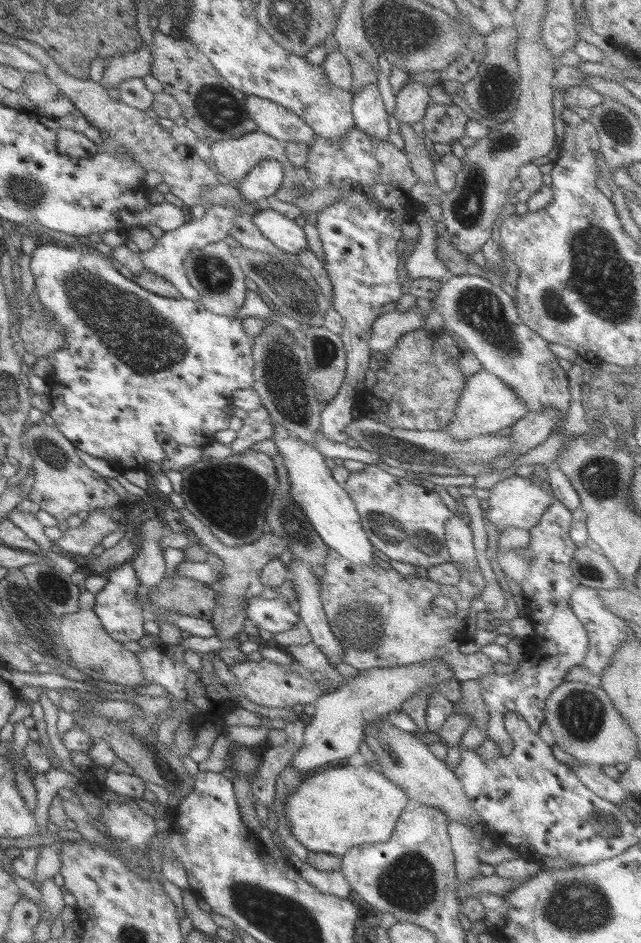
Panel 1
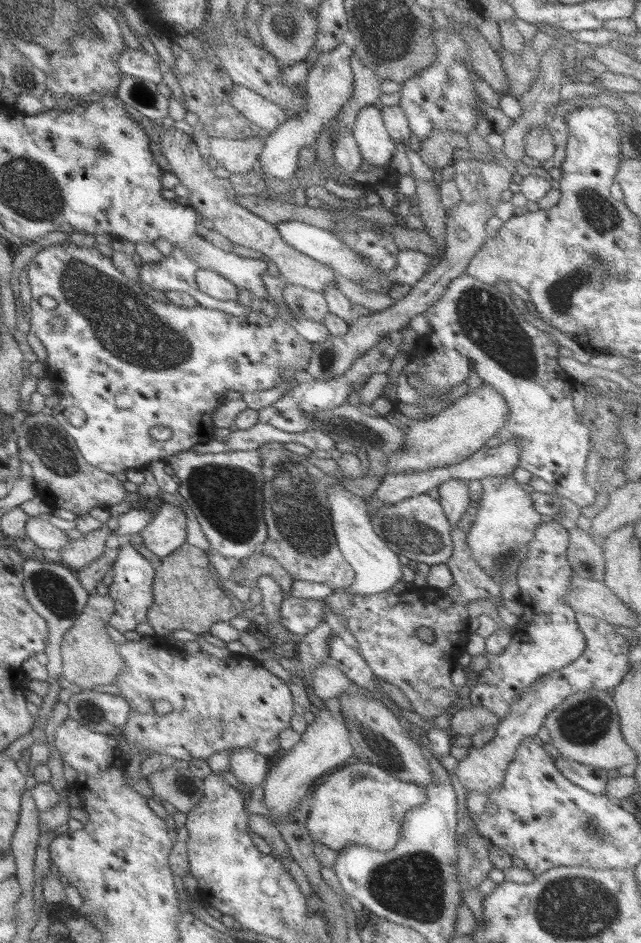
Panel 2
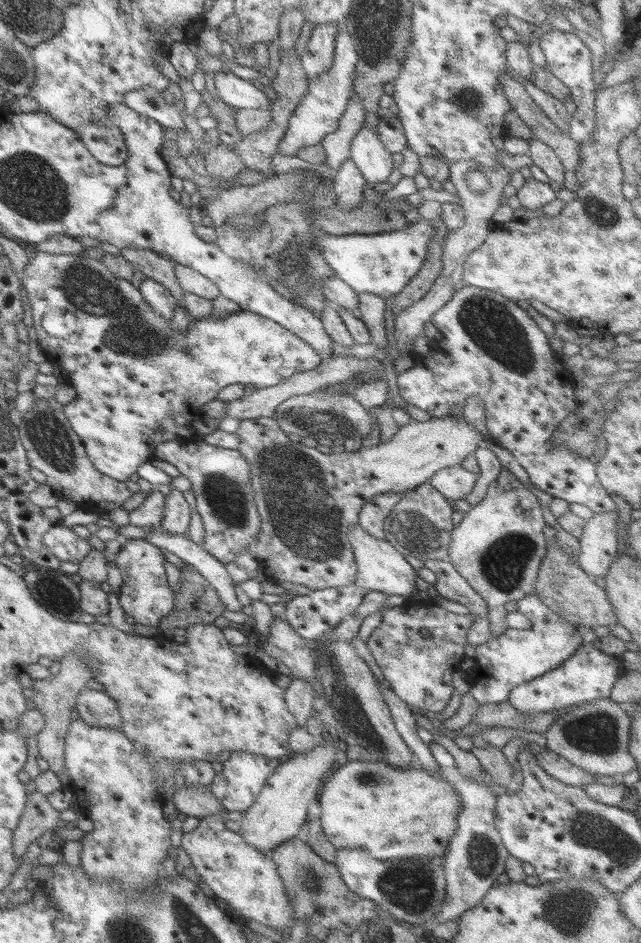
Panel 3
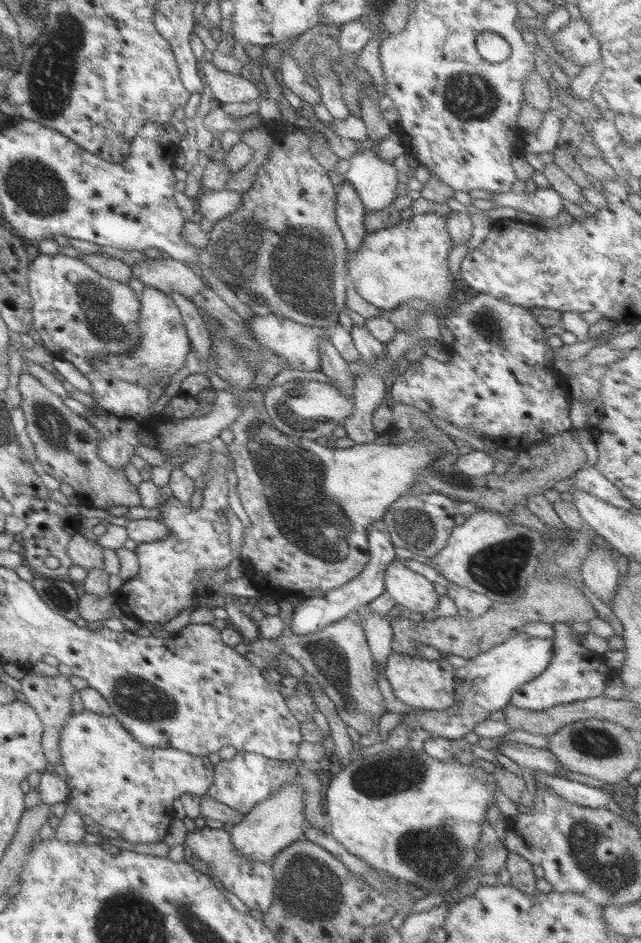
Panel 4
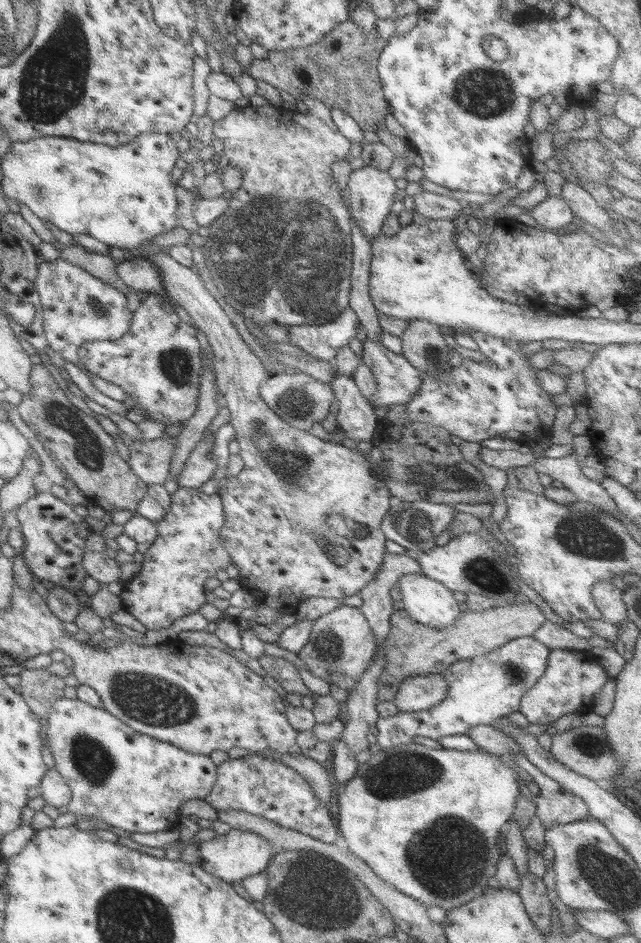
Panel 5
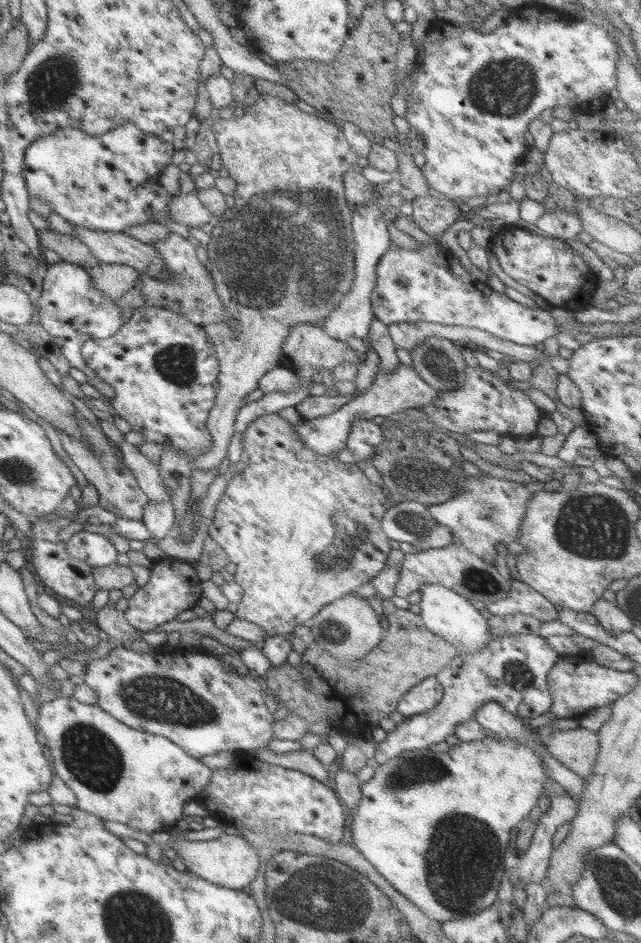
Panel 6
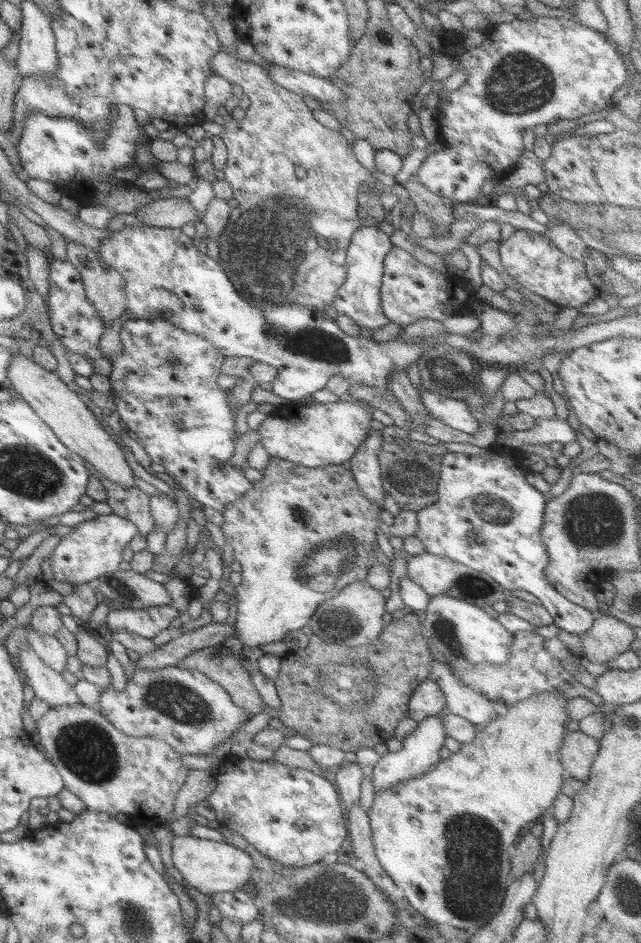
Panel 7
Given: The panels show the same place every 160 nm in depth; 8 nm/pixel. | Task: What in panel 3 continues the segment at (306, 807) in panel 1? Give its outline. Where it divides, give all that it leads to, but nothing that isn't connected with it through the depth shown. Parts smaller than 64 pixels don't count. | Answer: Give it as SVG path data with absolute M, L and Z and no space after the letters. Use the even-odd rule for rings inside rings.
M383 760L346 761L337 766L321 786L317 797L321 808L317 815L321 830L333 848L361 849L381 862L444 856L449 839L455 832L456 806L460 806L459 797L447 781L436 779L427 771L415 767L393 768Z

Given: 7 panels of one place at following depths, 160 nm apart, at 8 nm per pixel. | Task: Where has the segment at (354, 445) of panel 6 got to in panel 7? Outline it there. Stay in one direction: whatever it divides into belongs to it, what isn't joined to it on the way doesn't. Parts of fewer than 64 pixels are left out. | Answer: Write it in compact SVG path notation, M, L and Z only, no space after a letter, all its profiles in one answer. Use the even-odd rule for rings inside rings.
M380 431L368 432L361 444L358 444L355 455L349 458L349 471L355 485L363 492L363 497L375 503L379 510L382 509L383 499L386 497L381 488L379 461L377 461L381 441Z

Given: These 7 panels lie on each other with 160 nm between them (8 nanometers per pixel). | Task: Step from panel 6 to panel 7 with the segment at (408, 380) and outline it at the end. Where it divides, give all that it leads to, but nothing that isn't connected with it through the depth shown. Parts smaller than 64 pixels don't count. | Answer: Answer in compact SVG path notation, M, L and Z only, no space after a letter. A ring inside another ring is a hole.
M422 387L417 392L431 418L440 420L445 426L465 434L471 435L476 430L478 422L470 413L468 404L463 400L445 398ZM351 401L279 405L258 425L258 436L269 457L277 457L306 468L341 465L355 455L358 444L370 432L371 414Z

